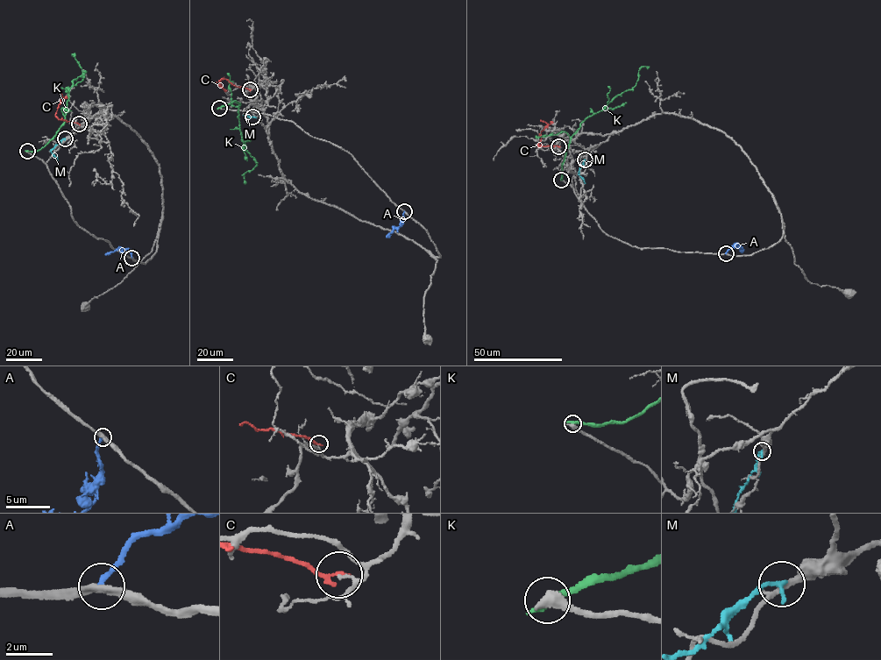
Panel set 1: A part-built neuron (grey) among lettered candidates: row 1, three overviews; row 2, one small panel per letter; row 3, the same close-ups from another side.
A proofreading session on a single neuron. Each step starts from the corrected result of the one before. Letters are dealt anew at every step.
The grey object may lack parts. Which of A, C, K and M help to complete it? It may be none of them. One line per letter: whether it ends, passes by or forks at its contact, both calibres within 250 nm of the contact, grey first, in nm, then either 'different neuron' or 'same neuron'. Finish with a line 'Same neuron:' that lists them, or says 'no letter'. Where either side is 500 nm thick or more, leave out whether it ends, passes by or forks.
A: it ends | 340/240 nm | different neuron
C: it ends | 70/200 nm | different neuron
K: it ends | 480/360 nm | different neuron
M: it ends | 240/200 nm | different neuron
Same neuron: no letter

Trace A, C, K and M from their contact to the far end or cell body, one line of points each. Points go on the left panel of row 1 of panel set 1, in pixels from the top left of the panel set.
A: (131, 257), (130, 251), (125, 249), (105, 254)
C: (79, 124), (59, 119), (55, 115), (63, 97), (61, 94)
K: (27, 151), (40, 150), (63, 124), (68, 92), (74, 80), (82, 74), (74, 53), (73, 55)
M: (65, 138), (50, 150), (57, 161)

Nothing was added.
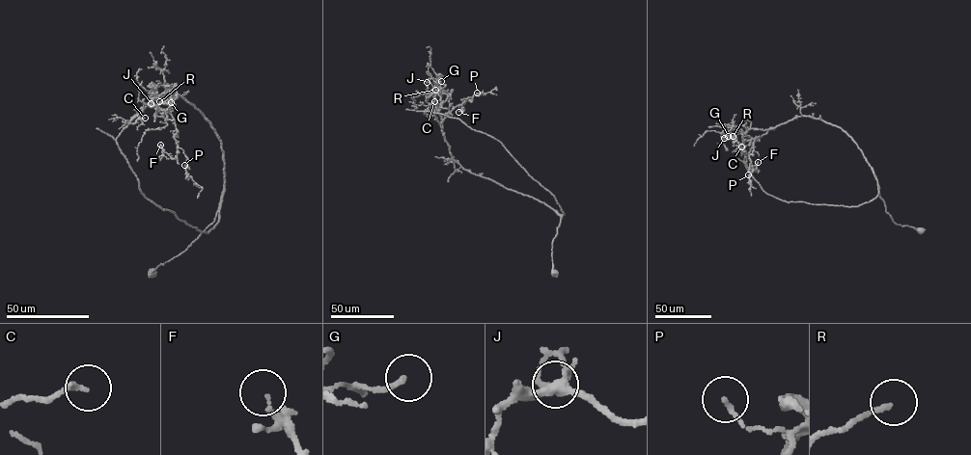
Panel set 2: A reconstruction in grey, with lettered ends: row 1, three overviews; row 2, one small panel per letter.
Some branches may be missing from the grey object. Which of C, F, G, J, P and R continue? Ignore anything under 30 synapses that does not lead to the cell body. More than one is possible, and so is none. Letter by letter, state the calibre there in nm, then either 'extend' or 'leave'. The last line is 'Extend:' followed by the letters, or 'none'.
C: 170 nm | leave
F: 110 nm | leave
G: 160 nm | leave
J: 150 nm | leave
P: 140 nm | leave
R: 150 nm | leave
Extend: none

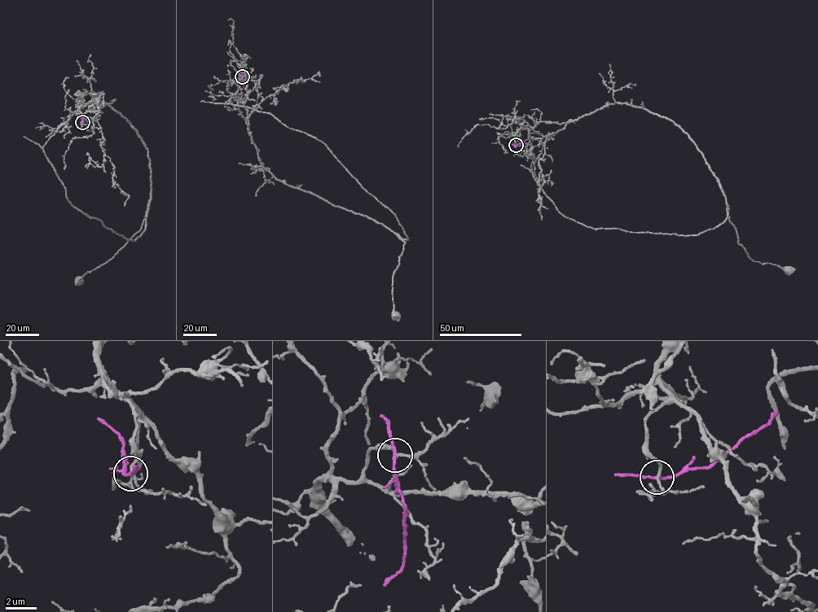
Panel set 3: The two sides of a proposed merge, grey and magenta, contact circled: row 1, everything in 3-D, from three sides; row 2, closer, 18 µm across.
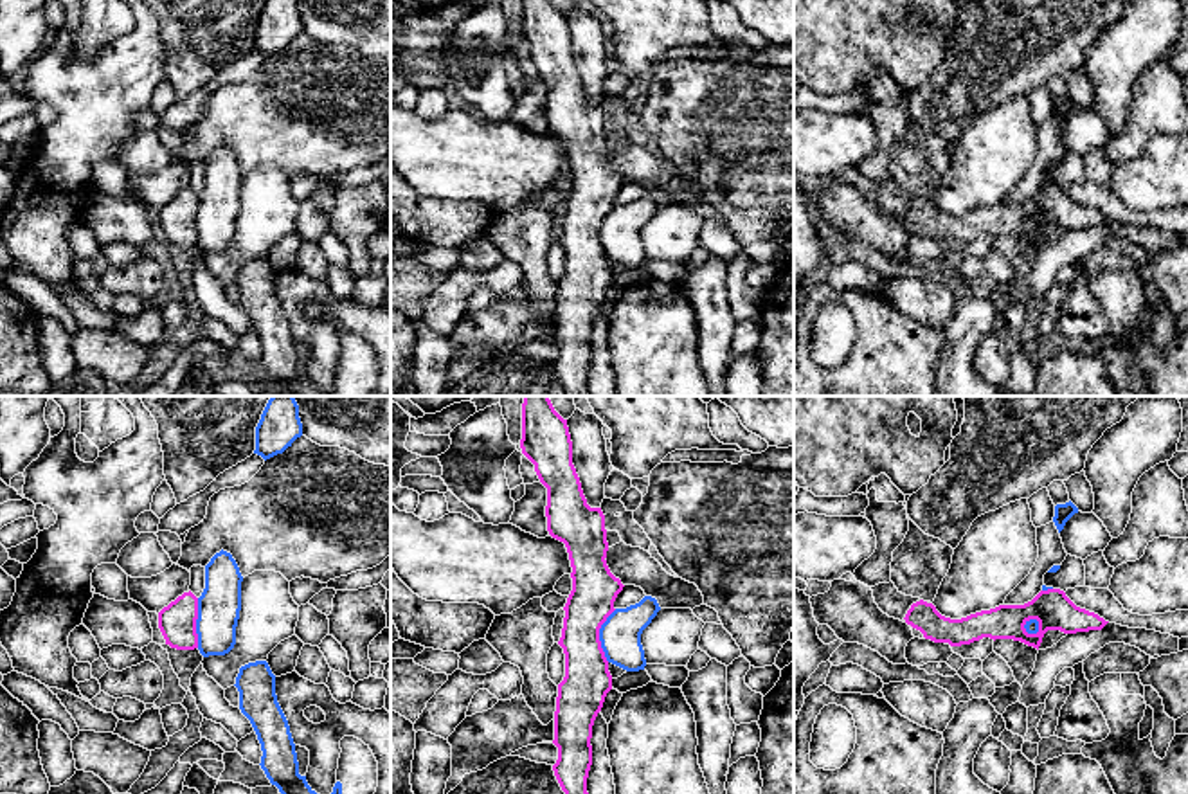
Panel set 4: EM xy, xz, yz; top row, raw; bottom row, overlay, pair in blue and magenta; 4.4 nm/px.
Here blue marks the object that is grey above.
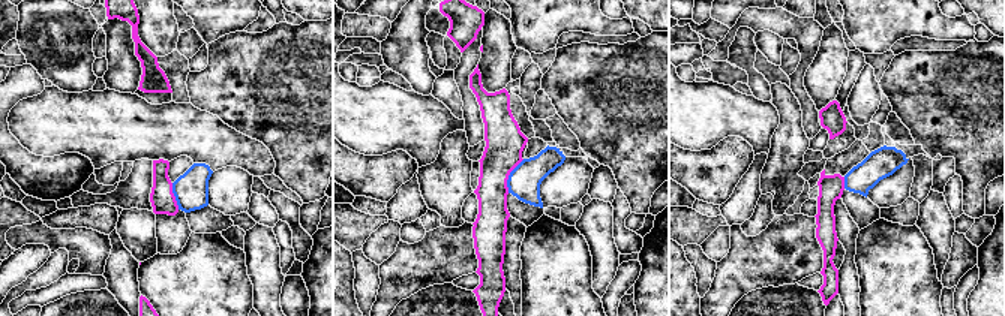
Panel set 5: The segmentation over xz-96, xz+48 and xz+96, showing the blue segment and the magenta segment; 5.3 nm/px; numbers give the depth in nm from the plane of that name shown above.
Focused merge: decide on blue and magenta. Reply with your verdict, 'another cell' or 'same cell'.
another cell

